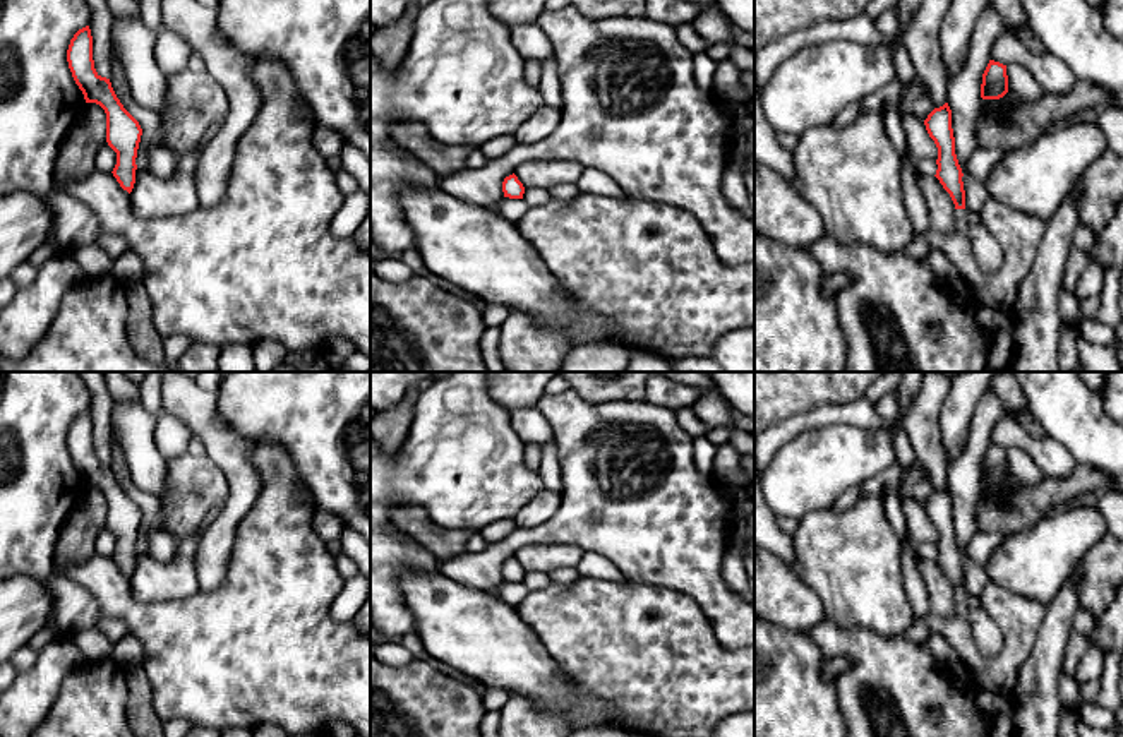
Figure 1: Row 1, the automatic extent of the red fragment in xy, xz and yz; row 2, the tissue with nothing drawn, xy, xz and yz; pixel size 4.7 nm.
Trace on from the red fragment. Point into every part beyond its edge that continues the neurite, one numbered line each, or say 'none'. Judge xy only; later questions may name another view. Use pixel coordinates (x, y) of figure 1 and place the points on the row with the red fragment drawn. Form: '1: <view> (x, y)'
none

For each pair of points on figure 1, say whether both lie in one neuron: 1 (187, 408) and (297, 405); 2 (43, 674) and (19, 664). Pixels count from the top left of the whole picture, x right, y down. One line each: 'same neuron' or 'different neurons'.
1: different neurons
2: different neurons

